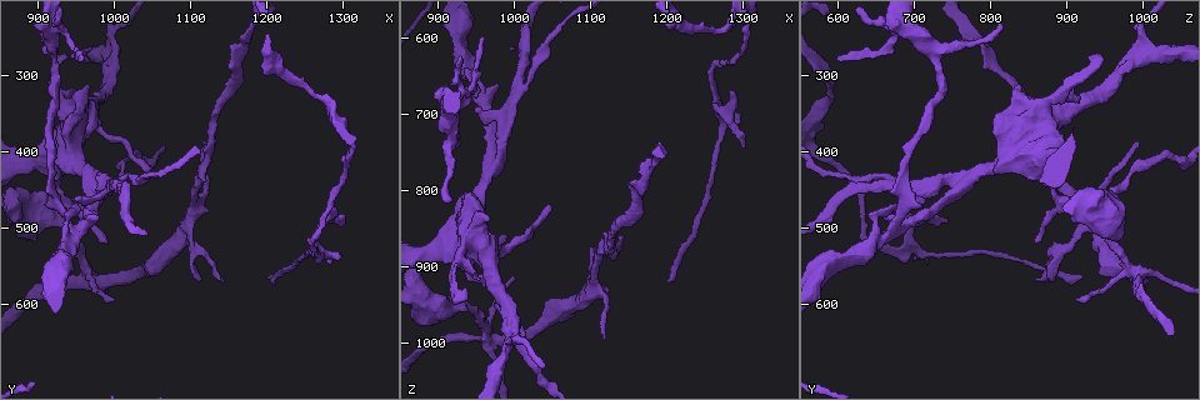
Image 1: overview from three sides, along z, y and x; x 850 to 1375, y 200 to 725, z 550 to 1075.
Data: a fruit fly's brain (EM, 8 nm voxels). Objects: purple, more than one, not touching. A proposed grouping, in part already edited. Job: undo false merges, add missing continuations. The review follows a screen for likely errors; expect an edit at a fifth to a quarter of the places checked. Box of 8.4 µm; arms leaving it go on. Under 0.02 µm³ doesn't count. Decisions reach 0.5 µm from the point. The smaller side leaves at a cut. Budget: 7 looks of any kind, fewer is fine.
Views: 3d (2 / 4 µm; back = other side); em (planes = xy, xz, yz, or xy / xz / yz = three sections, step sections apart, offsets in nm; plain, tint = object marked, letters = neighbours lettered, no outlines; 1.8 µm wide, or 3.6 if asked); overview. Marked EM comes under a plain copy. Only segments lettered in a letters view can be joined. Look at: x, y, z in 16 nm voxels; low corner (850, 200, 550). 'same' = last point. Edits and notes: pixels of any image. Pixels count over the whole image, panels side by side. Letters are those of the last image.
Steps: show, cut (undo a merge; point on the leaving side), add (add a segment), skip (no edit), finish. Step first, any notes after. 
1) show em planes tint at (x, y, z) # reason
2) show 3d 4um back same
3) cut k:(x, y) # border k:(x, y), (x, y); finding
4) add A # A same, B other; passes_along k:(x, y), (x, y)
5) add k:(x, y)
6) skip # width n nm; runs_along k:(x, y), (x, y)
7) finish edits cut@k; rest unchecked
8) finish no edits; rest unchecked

show em 3.6um yz step 4 tint at (945, 350, 865) # thin arm on a thick one

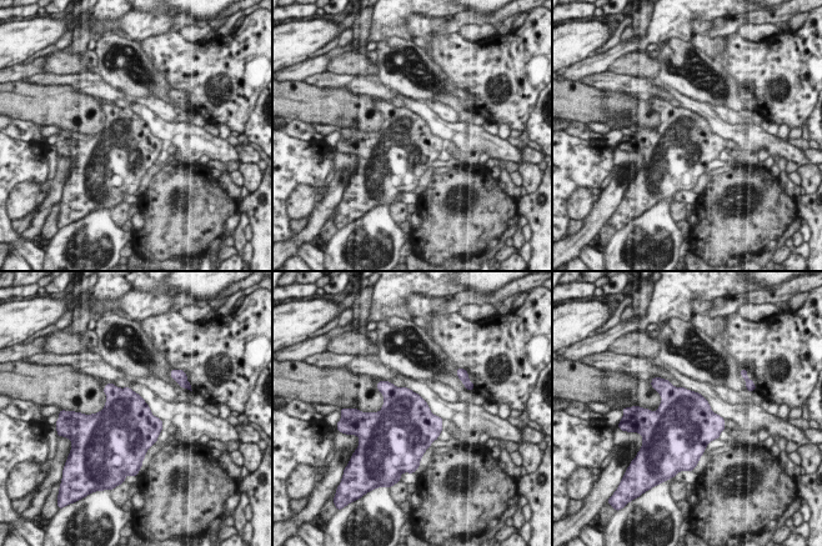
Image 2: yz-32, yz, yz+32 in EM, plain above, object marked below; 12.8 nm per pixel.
show em 3.6um planes letters same

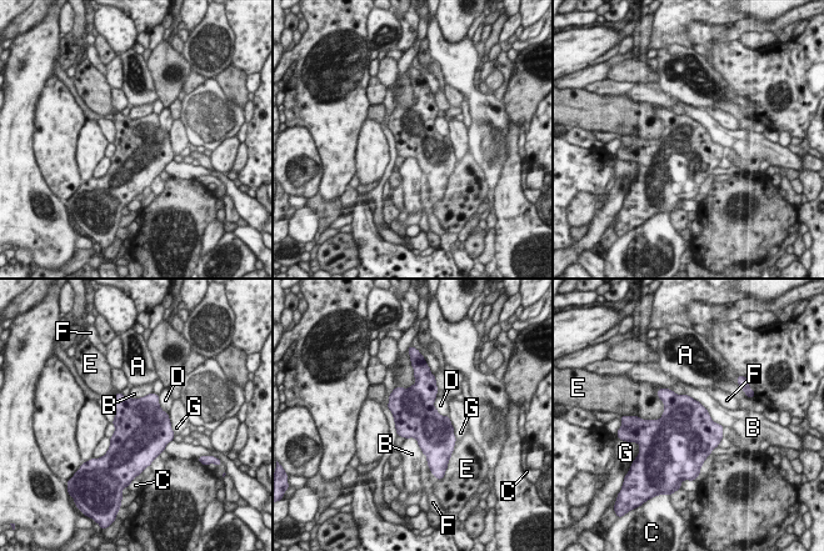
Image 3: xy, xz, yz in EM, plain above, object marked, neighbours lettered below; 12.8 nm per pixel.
skip # width 550 nm; A other, B other, C other, D other, E other, F other, G other; border 3:(685, 394), (695, 399), (723, 427); one neuron here

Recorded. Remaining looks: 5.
show 3d 4um at (1100, 495, 935)

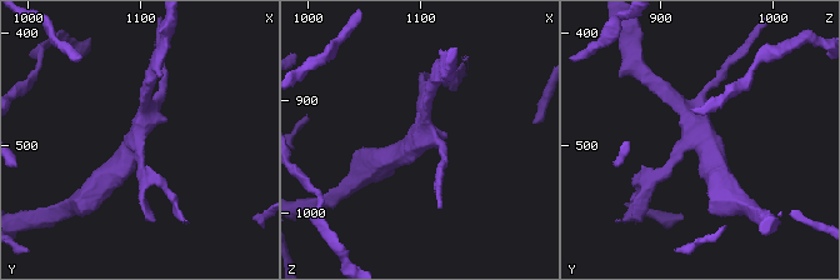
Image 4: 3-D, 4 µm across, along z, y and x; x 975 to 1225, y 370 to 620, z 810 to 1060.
show em planes letters at (1098, 492, 934)

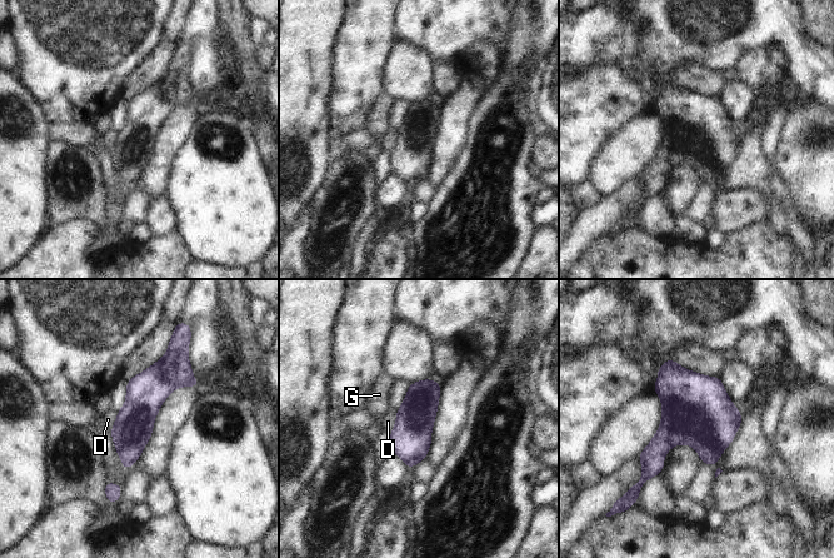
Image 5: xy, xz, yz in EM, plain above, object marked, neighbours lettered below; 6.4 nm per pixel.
skip # D other, G other; runs_along 5:(178, 355), (144, 395), (125, 466); all the same neuron

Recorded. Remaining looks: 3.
show em planes tint at (975, 440, 770) # arms run side by side

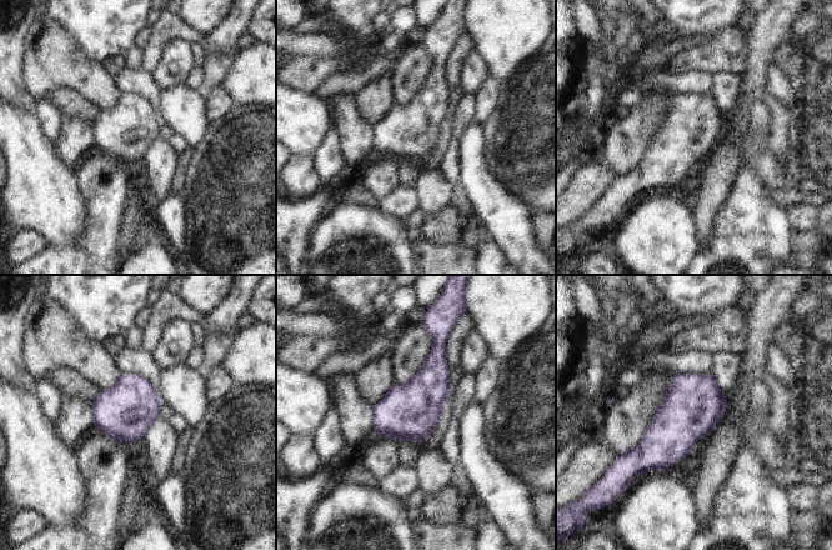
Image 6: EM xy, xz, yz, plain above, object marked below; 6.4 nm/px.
show em planes letters same

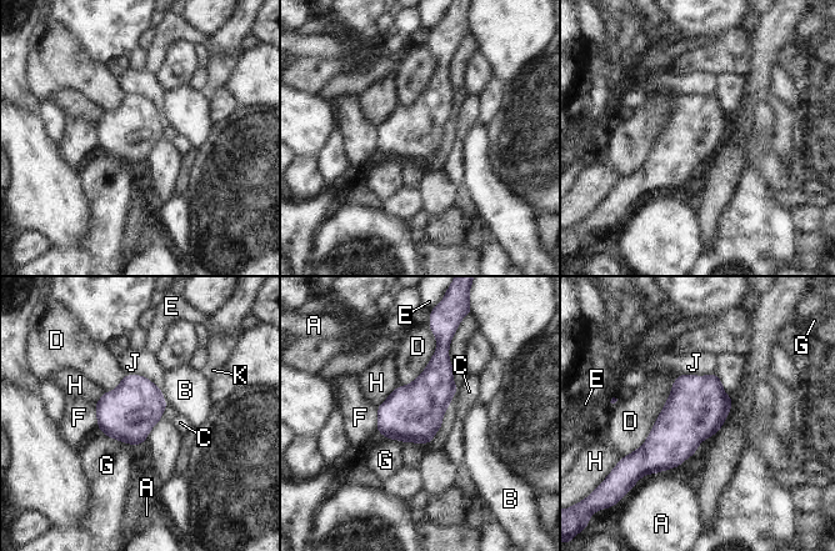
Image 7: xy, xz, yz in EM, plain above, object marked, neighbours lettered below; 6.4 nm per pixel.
skip # A other, B other, C other, D other, E other, F other, G other, H other, J other, K other; border 7:(678, 376), (646, 440), (623, 456); continuous, no second neuron

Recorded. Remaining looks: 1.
finish no edits; rest unchecked

